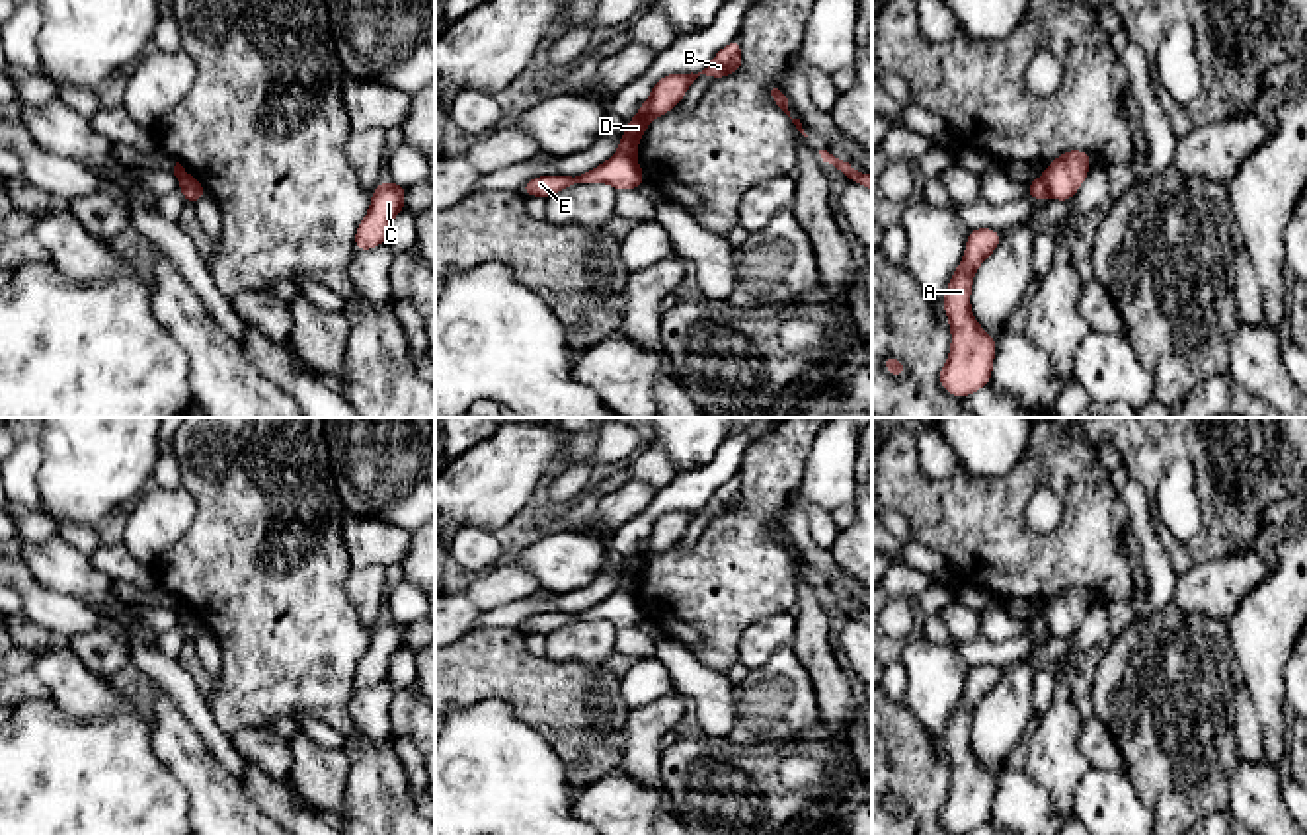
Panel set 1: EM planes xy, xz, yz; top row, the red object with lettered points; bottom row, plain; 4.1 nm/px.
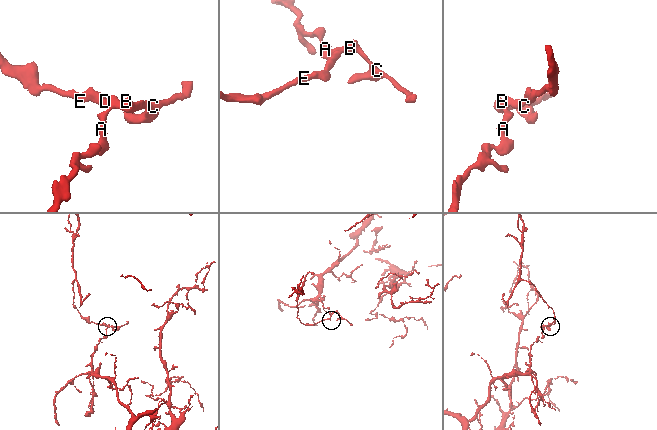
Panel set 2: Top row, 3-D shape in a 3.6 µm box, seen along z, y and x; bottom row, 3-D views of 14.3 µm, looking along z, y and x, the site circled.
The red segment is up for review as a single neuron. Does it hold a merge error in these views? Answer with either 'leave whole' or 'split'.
split

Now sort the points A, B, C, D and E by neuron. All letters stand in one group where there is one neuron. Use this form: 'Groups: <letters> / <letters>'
Groups: A B C D / E

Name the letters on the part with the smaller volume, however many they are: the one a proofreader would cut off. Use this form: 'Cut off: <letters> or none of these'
Cut off: E

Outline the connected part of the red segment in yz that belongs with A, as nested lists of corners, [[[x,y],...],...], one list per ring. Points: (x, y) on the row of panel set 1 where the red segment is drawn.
[[[993,228],[970,230],[964,259],[958,263],[944,293],[942,306],[950,322],[952,345],[938,380],[954,398],[966,398],[991,384],[997,341],[973,318],[970,293],[975,271],[995,252],[1001,236],[1003,232]]]

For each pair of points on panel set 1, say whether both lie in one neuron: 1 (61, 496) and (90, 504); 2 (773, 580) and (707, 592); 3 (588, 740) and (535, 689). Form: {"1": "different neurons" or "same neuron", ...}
{"1": "same neuron", "2": "same neuron", "3": "same neuron"}

